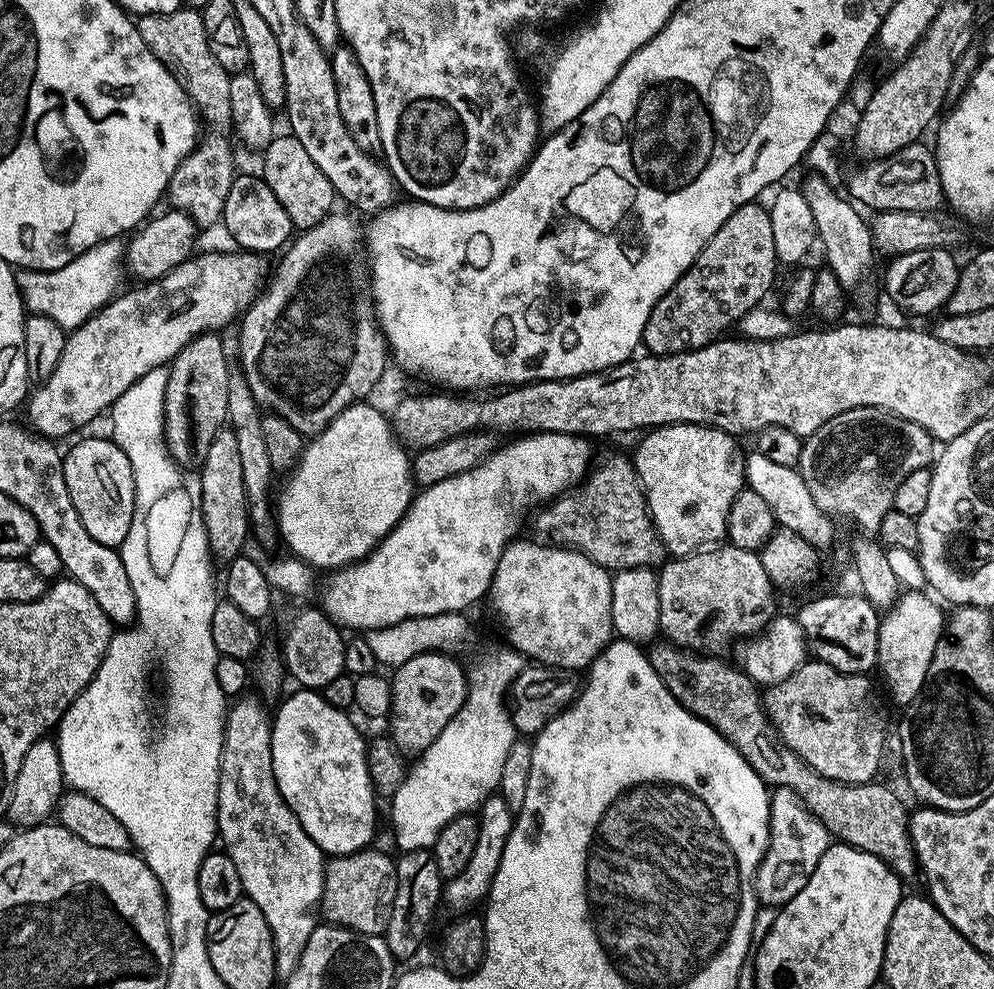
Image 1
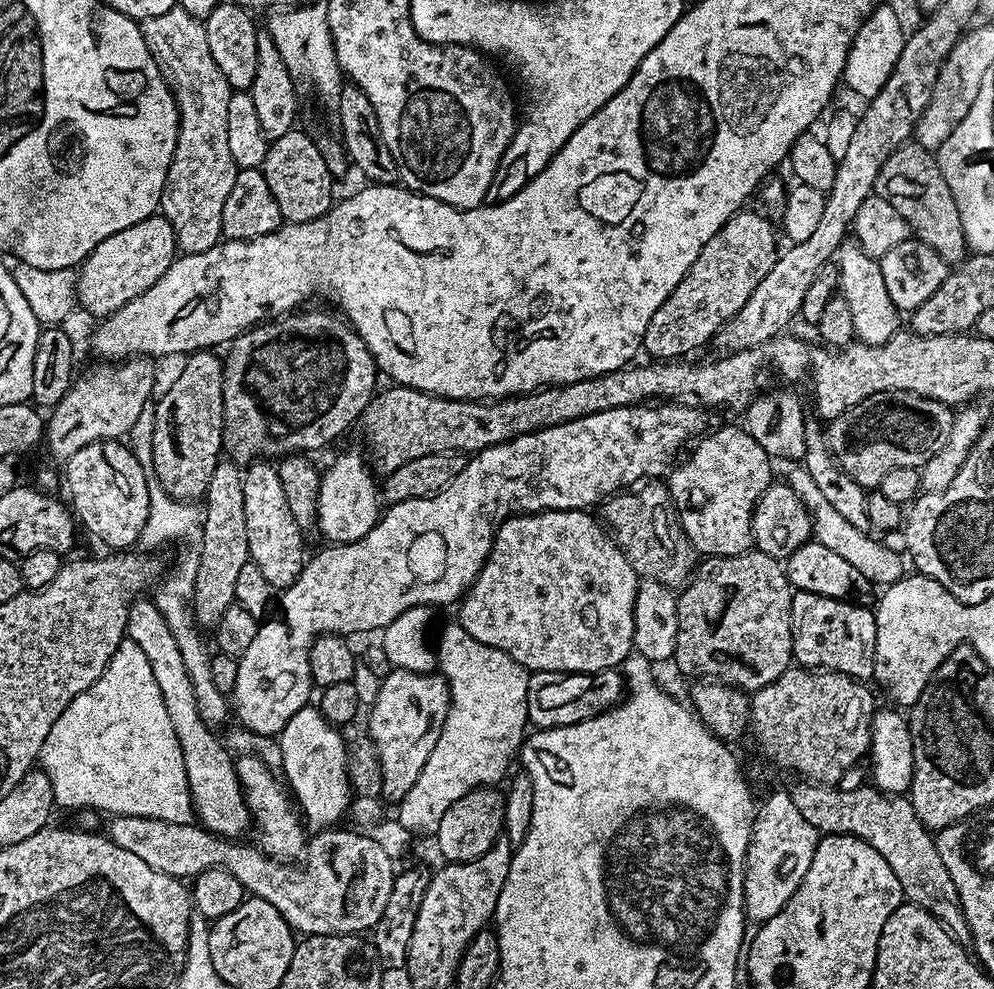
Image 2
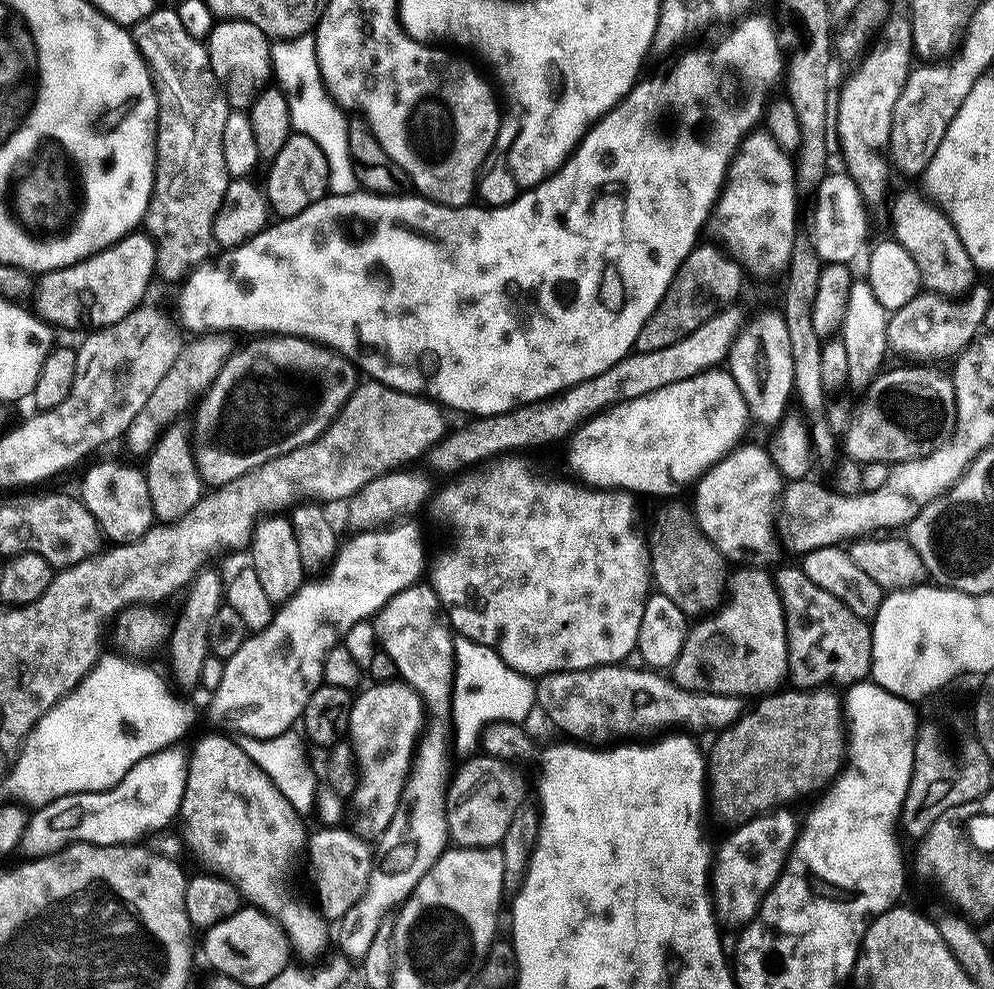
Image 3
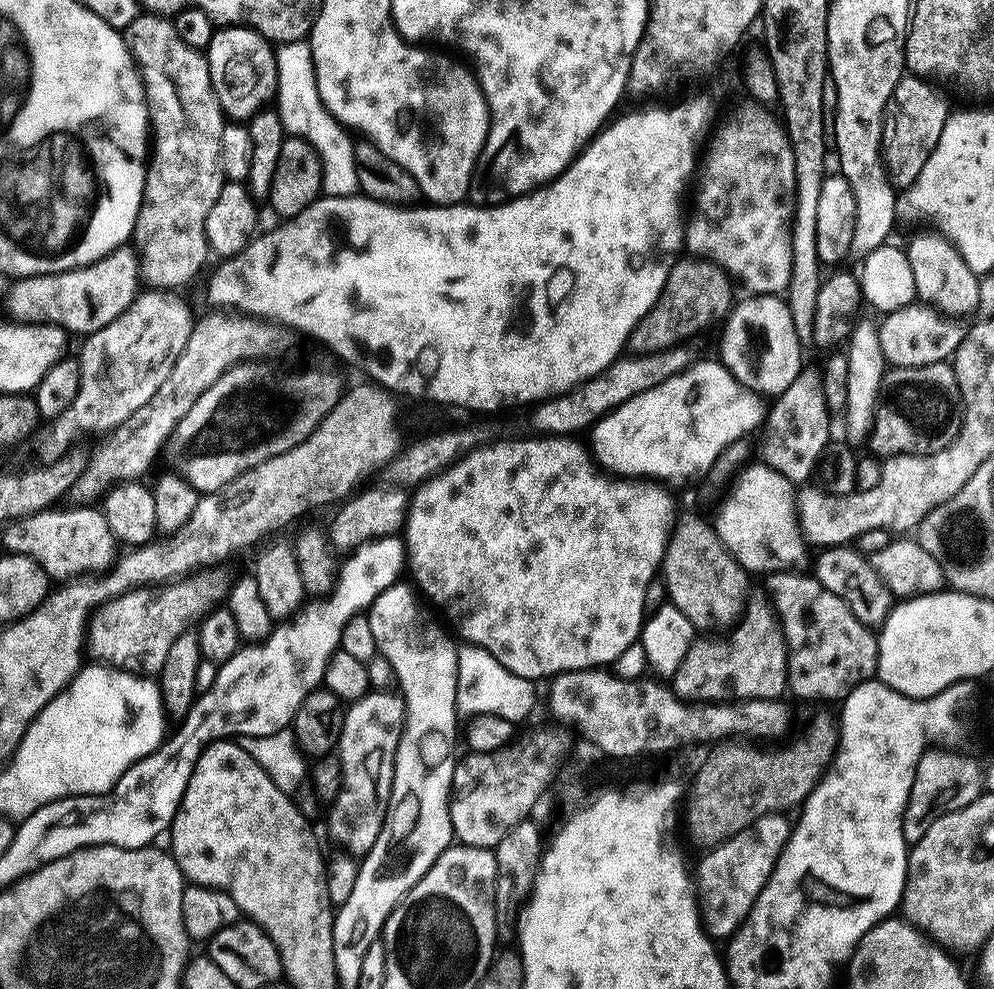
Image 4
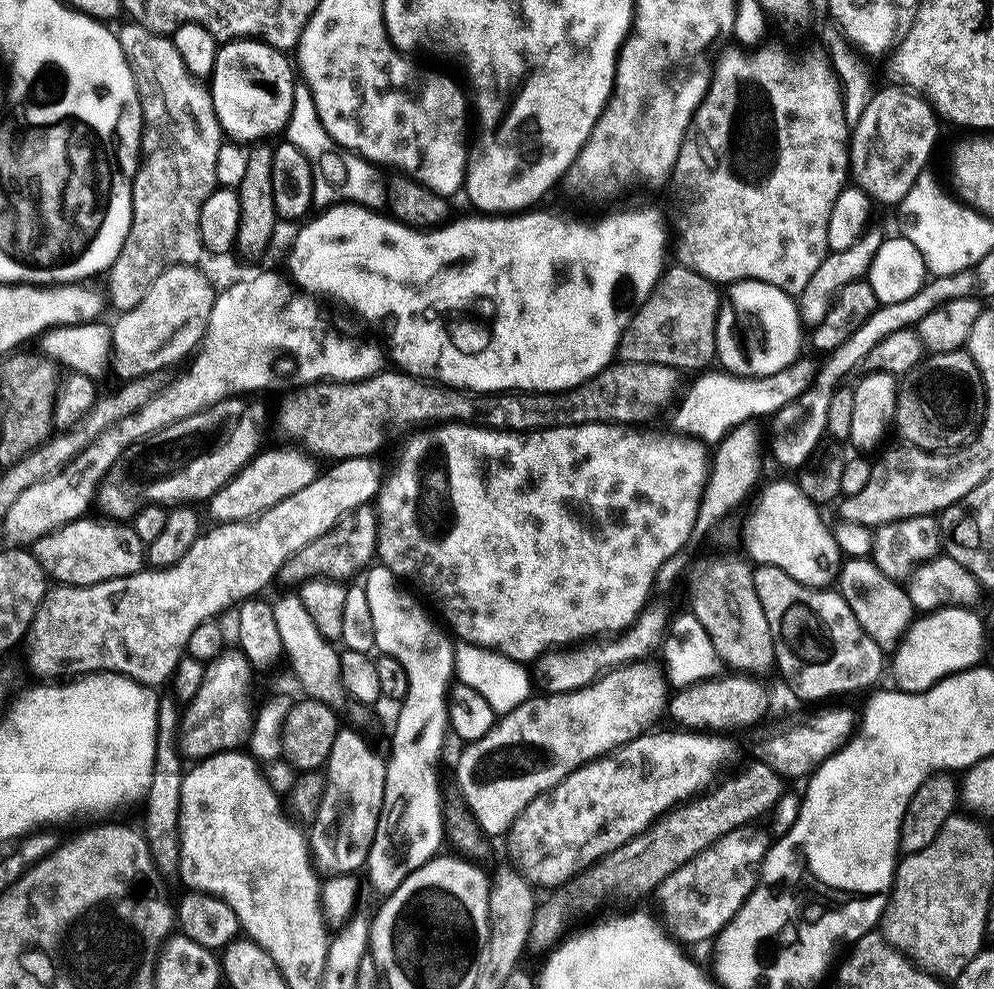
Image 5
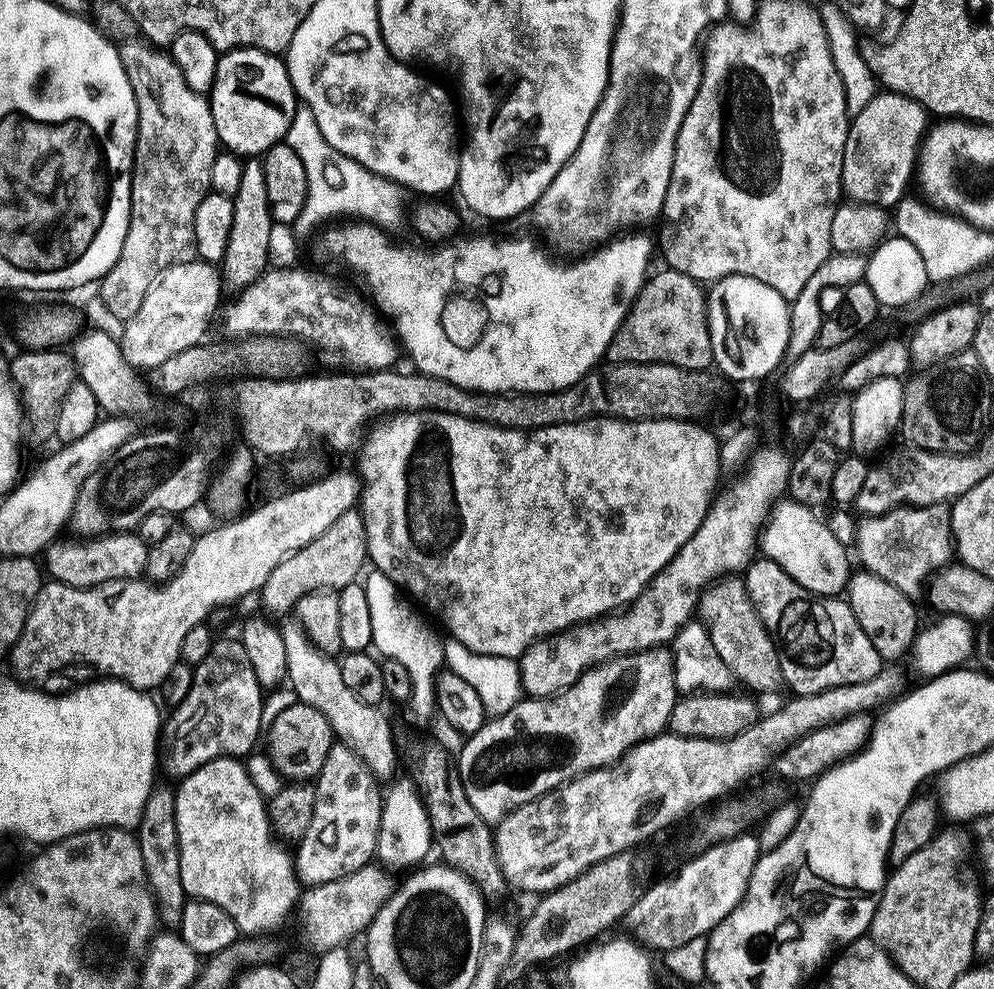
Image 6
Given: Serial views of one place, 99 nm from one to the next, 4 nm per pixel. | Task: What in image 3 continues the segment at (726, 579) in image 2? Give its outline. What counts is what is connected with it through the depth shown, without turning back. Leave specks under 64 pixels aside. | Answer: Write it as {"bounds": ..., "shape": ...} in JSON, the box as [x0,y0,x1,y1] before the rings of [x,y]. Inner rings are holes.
{"bounds":[670,566,788,698],"shape":[[[740,566],[726,580],[726,599],[711,614],[697,619],[689,627],[682,650],[670,669],[671,679],[679,688],[691,692],[722,694],[745,698],[760,698],[781,687],[788,676],[788,631],[784,617],[784,602],[776,588],[773,573],[763,572],[760,566]]]}

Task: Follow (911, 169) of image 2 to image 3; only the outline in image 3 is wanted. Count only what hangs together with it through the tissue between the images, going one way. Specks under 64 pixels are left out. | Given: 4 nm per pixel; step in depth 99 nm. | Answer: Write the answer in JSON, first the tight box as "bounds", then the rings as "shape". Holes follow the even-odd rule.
{"bounds":[891,188,978,298],"shape":[[[908,188],[896,197],[891,197],[891,235],[912,255],[916,265],[920,267],[922,284],[927,291],[953,298],[963,297],[968,289],[977,283],[978,269],[974,266],[970,254],[966,254],[966,246],[962,246],[962,238],[958,238],[958,230],[954,230],[943,208],[921,192]]]}

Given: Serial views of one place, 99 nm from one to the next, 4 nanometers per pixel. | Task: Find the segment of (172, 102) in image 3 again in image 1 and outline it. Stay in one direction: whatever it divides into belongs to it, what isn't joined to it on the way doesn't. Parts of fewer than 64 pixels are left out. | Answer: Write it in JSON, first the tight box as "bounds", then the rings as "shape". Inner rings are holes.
{"bounds":[136,6,234,229],"shape":[[[181,6],[178,11],[170,14],[142,16],[136,20],[136,28],[142,34],[142,42],[146,42],[153,54],[176,76],[176,81],[195,108],[197,117],[202,118],[206,125],[206,135],[202,142],[197,143],[196,149],[174,170],[168,183],[166,200],[172,203],[169,205],[175,211],[186,213],[201,229],[208,228],[211,224],[219,225],[226,206],[226,194],[230,194],[234,175],[233,141],[230,139],[234,132],[230,110],[232,76],[222,66],[222,62],[214,58],[210,42],[206,38],[204,17],[197,9]]]}

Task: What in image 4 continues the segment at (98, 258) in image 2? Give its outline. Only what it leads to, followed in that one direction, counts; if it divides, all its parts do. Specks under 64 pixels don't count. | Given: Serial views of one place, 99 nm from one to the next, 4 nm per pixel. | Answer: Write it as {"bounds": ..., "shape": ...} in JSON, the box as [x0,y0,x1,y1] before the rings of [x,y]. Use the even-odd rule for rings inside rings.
{"bounds":[6,246,140,334],"shape":[[[121,246],[85,268],[17,279],[6,293],[8,312],[21,324],[54,324],[69,334],[102,330],[122,314],[138,295],[140,267],[133,249]]]}

